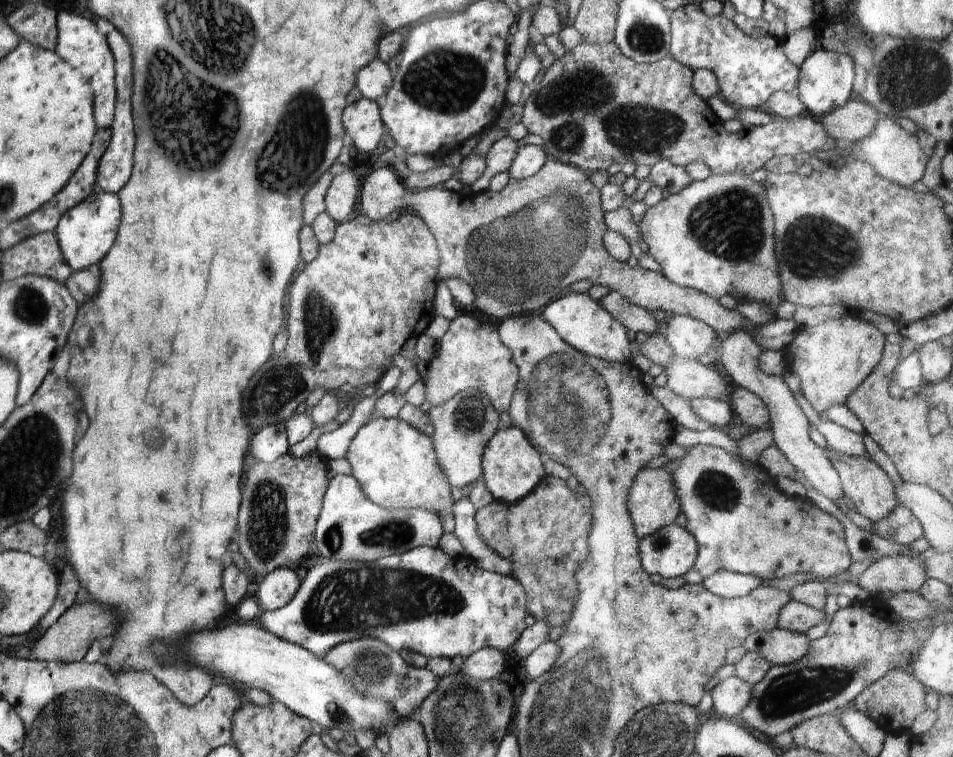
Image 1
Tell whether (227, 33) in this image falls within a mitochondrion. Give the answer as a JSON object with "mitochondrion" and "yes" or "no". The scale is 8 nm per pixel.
{"mitochondrion":"yes"}

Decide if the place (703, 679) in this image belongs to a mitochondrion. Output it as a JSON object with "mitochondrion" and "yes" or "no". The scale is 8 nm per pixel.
{"mitochondrion":"no"}

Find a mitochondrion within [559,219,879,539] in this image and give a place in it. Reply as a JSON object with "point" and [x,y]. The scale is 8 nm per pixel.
{"point":[716,489]}

